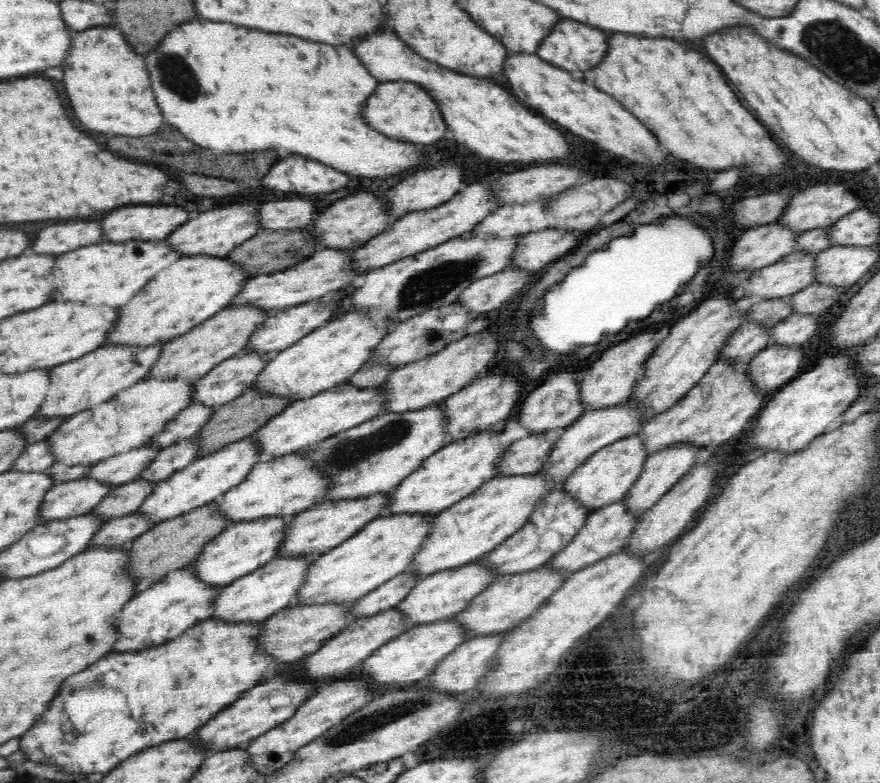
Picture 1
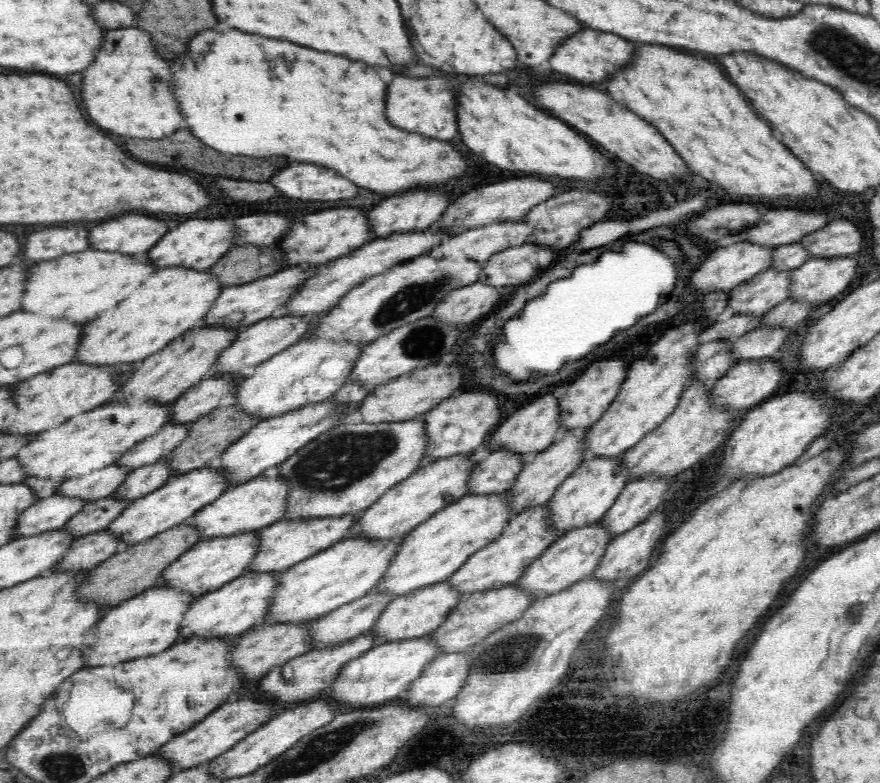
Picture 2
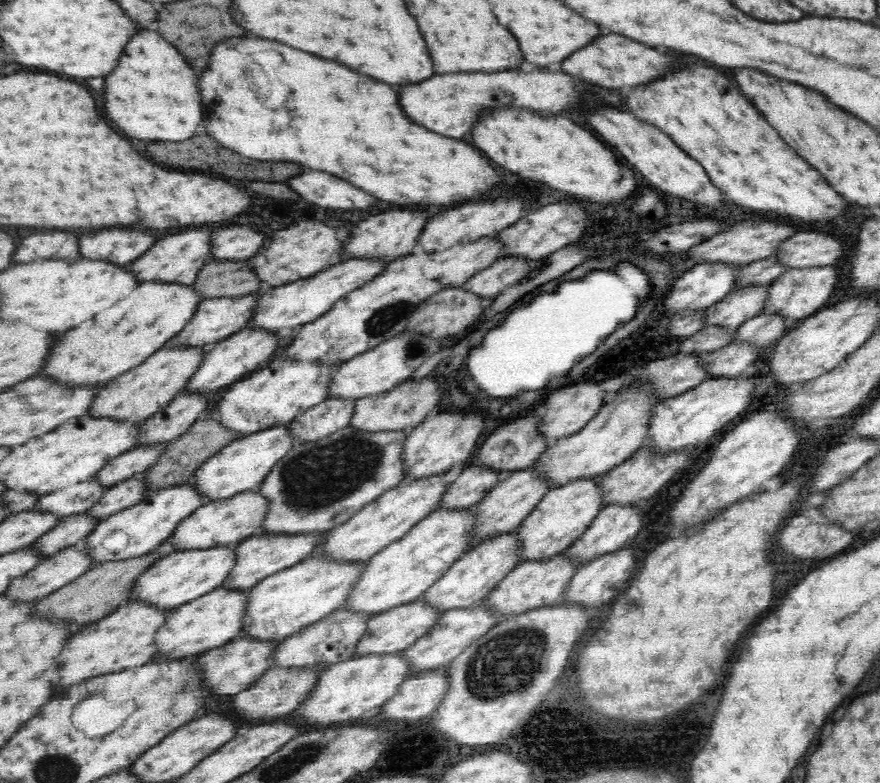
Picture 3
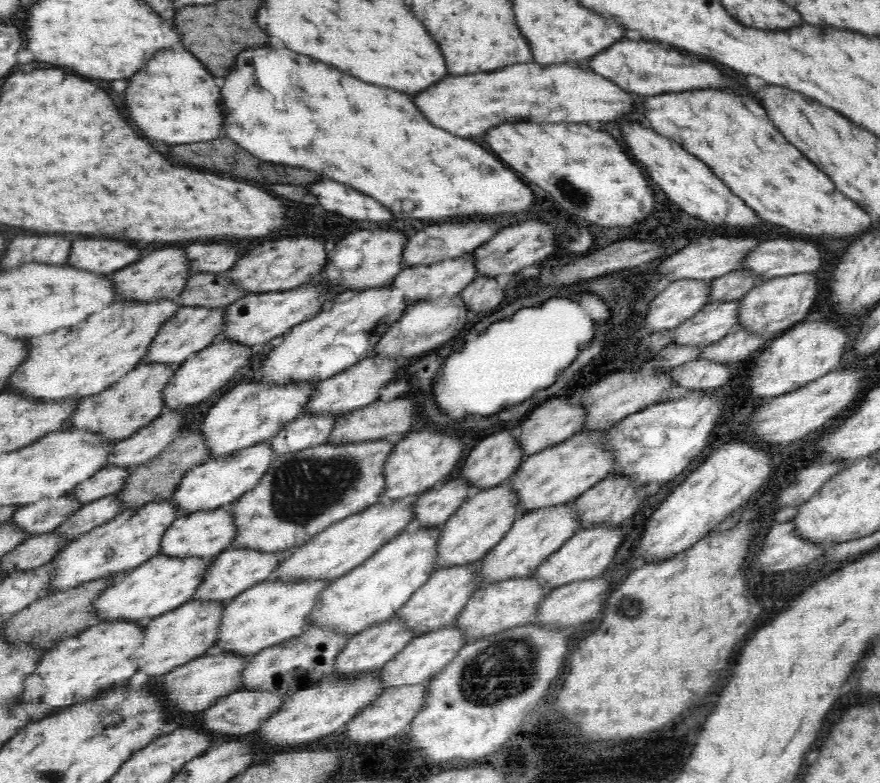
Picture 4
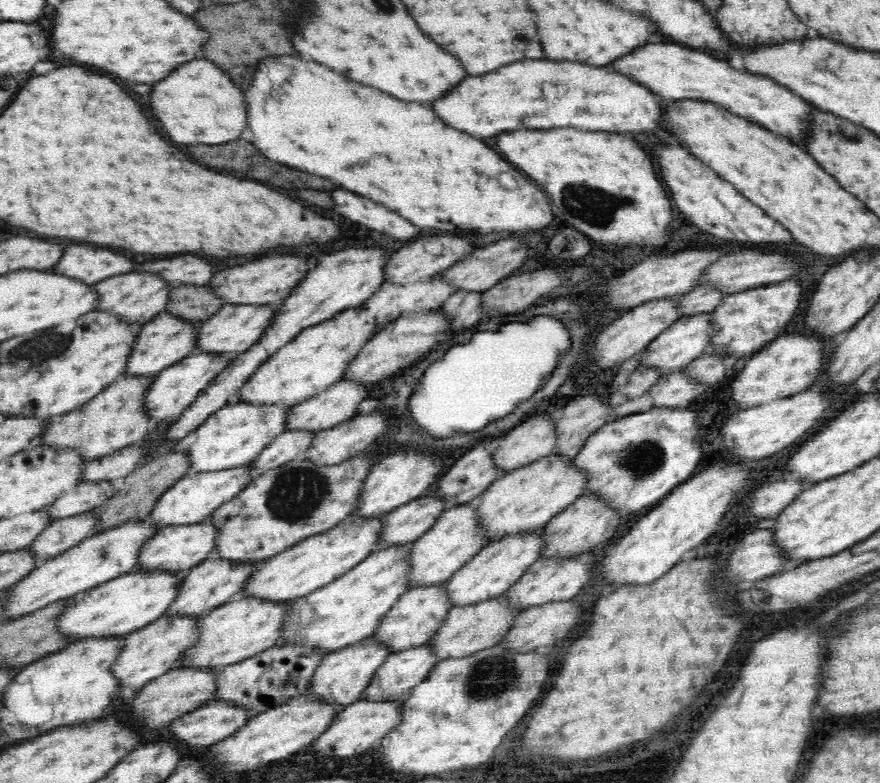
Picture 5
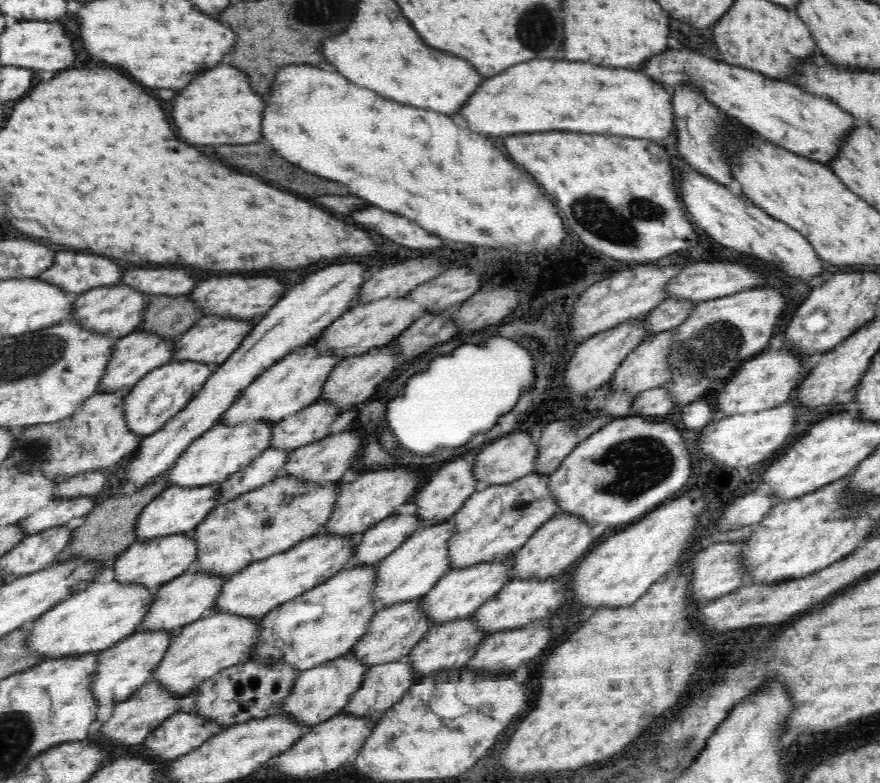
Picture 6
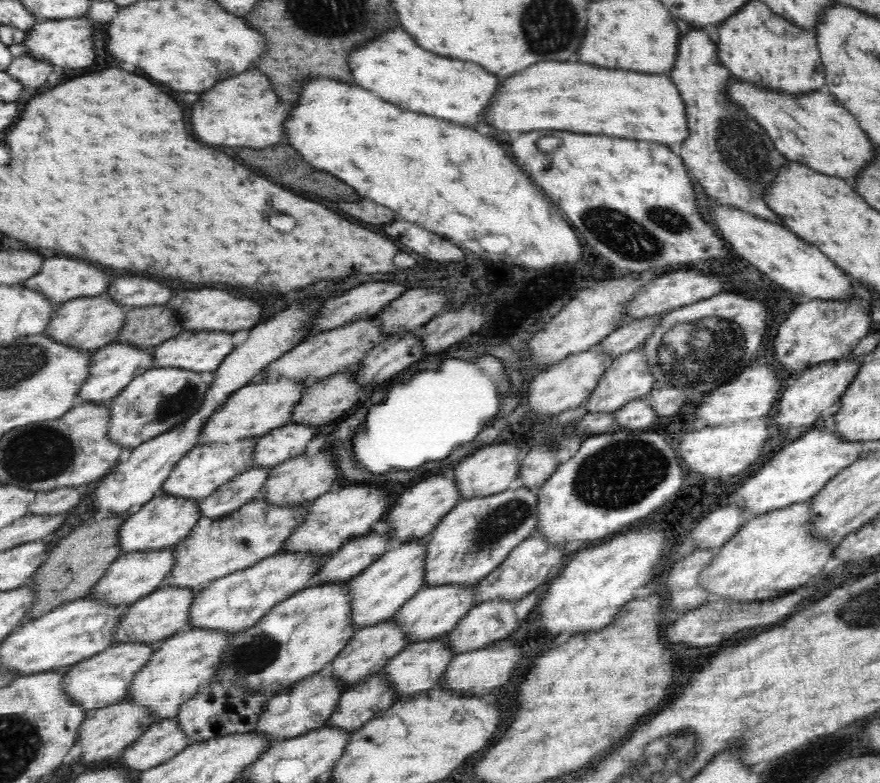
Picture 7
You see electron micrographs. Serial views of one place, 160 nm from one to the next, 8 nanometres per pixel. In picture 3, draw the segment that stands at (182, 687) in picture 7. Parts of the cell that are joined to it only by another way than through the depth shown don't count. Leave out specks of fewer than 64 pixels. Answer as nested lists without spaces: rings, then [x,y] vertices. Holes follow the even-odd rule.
[[[304,557],[298,564],[281,570],[246,592],[242,610],[240,638],[251,642],[280,644],[304,628],[320,622],[340,608],[350,586],[362,572],[362,565],[332,563],[324,559]]]

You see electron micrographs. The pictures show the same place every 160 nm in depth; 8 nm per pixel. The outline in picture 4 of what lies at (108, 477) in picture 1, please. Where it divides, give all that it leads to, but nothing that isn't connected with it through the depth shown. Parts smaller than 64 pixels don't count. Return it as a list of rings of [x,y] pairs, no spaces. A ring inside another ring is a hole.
[[[68,495],[57,499],[42,499],[33,505],[18,508],[8,518],[7,524],[12,525],[14,531],[24,535],[24,538],[46,534],[56,530],[65,518],[80,507]]]

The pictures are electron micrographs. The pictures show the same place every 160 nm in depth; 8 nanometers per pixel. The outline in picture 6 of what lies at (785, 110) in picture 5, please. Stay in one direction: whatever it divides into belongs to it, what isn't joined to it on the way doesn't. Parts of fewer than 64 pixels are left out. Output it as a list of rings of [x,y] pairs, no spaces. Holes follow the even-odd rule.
[[[678,49],[652,58],[652,62],[648,62],[644,68],[646,74],[658,78],[658,82],[662,82],[666,88],[676,86],[682,80],[699,84],[716,106],[730,116],[736,116],[748,128],[756,130],[764,140],[820,164],[830,164],[840,154],[850,132],[858,126],[858,120],[852,114],[842,110],[842,106],[826,96],[810,94],[794,84],[774,82],[770,78],[762,78],[762,74],[754,74],[752,70],[718,62],[690,52],[690,49]]]

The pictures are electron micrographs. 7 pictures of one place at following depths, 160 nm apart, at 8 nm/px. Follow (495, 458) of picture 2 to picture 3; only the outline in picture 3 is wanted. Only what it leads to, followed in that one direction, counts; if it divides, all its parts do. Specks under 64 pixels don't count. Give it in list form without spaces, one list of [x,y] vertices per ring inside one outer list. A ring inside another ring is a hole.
[[[478,465],[464,469],[454,482],[444,488],[438,508],[448,512],[470,510],[501,477],[492,469],[482,469]]]

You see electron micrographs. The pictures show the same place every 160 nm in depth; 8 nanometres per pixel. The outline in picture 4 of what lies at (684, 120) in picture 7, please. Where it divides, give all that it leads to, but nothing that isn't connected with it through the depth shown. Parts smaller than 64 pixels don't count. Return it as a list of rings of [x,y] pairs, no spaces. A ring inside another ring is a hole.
[[[514,64],[490,74],[450,76],[432,90],[416,98],[418,108],[438,128],[450,130],[462,138],[480,136],[500,124],[612,124],[626,120],[636,108],[636,98],[618,84],[606,80],[594,70],[584,70],[568,64]],[[518,116],[518,118],[512,118]]]

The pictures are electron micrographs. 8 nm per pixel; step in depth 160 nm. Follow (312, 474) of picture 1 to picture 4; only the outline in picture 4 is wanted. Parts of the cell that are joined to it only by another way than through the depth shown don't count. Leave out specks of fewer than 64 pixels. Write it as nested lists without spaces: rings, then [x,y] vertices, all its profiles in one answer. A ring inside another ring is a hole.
[[[228,506],[209,510],[208,513],[177,516],[160,538],[158,555],[179,559],[198,557],[210,560],[230,547],[232,536],[234,536],[234,523],[228,513]]]

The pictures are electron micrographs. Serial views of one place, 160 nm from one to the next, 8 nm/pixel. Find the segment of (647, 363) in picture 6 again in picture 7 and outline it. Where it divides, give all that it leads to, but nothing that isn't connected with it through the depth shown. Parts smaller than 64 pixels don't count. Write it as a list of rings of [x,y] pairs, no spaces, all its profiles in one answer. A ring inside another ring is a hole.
[[[634,349],[618,358],[615,358],[607,367],[604,368],[594,390],[590,396],[584,400],[586,412],[588,414],[608,414],[616,412],[625,404],[633,400],[642,399],[650,390],[653,389],[654,379],[646,369],[646,361],[640,353],[640,349]]]

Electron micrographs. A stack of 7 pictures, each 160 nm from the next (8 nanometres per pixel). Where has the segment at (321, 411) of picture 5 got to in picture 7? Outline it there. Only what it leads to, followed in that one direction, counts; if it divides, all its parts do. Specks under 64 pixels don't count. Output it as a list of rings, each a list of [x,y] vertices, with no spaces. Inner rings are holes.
[[[290,422],[272,430],[270,434],[255,441],[249,468],[268,472],[275,466],[281,465],[286,459],[302,455],[314,434],[315,431],[310,427],[294,425]]]

